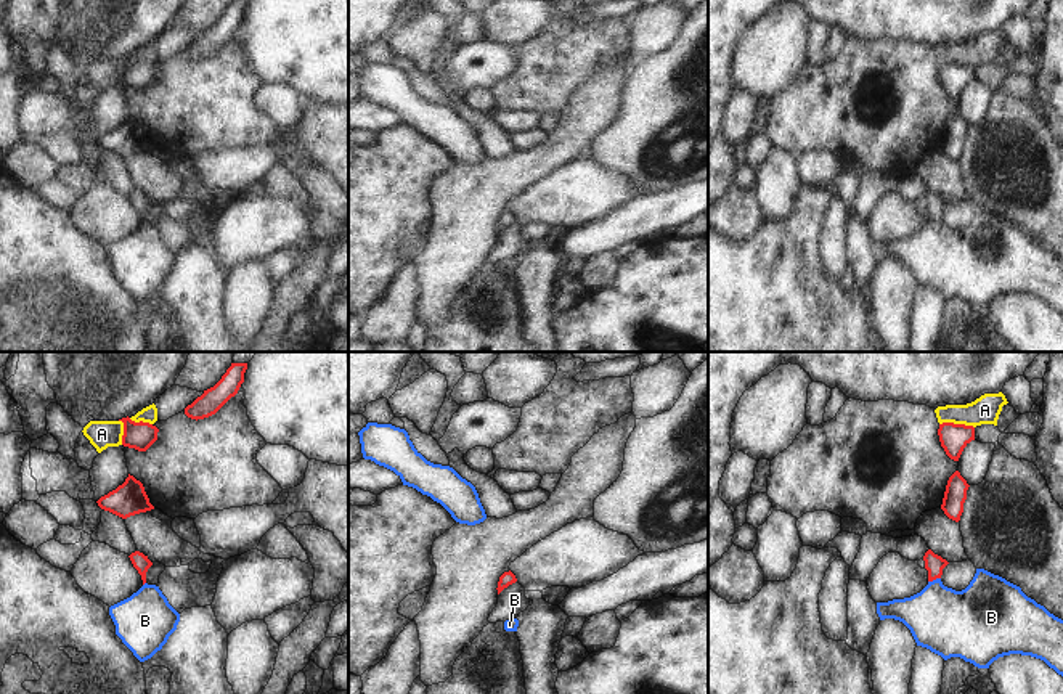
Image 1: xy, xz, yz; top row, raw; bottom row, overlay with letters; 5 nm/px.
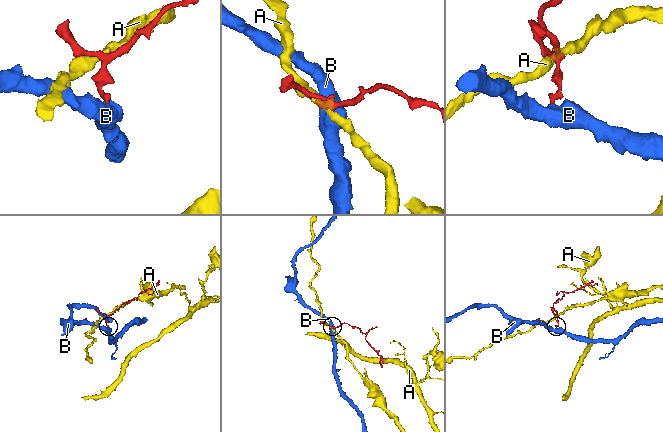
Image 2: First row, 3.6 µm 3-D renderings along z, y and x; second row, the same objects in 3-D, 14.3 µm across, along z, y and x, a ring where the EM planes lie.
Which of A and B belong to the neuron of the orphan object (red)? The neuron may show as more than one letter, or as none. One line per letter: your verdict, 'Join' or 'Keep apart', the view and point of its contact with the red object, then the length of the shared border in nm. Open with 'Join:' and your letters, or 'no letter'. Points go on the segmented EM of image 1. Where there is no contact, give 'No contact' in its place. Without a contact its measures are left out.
Join: B
A: Keep apart. Touches red at yz (957, 424). Shared border 180 nm
B: Join. Touches red at yz (933, 579). Shared border 70 nm

